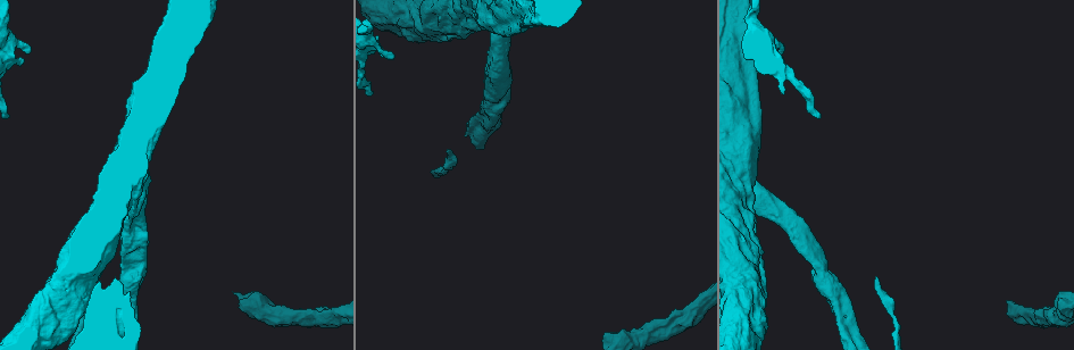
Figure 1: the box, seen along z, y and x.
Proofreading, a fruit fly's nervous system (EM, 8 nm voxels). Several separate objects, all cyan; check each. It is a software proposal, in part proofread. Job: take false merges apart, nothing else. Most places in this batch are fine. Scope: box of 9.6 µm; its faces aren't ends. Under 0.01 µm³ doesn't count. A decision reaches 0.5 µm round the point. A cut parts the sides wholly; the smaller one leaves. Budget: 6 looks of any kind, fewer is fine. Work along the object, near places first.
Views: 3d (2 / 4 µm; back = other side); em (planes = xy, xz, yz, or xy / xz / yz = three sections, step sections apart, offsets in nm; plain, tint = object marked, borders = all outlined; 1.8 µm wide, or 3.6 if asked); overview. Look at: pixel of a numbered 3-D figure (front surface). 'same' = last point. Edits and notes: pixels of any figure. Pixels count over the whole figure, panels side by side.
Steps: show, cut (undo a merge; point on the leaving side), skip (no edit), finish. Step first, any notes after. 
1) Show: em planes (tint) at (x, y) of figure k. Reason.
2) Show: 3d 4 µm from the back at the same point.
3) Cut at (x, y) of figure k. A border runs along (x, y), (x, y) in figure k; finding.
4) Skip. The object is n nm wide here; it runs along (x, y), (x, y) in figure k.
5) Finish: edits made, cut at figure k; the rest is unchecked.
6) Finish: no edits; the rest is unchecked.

Show: 3d 4 µm at (747, 92) of figure 1. Calibre changes.

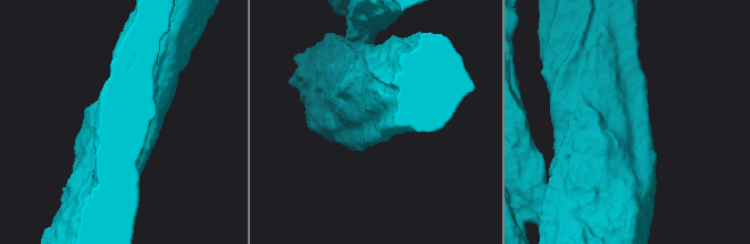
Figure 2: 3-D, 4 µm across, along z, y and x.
Show: em 3.6 µm xy step 16 (tint) at (373, 124) of figure 2. Shape alone is not enough.

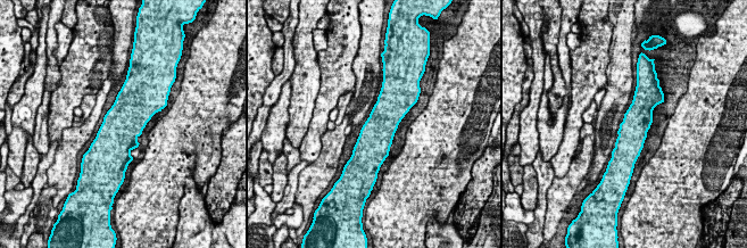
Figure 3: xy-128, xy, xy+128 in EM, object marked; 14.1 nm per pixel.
Show: em 3.6 µm planes (tint) at the same point.

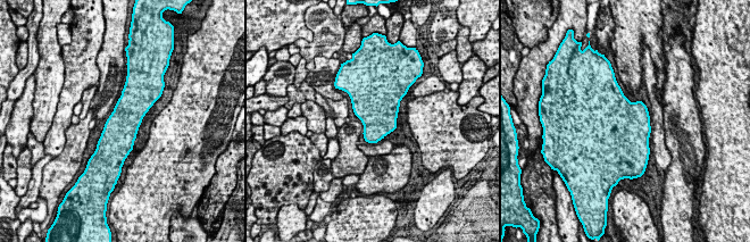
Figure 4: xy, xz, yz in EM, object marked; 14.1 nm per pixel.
Skip. Continuous, no second neuron.

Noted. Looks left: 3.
Show: em planes (tint) at (101, 245) of figure 1. Sudden change in width.

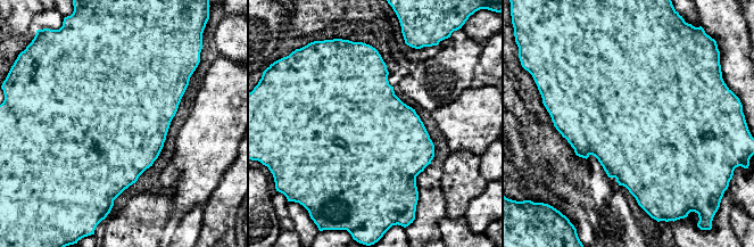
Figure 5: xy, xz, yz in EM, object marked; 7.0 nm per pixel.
Skip. Continuous, no second neuron.

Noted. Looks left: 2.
Show: em 3.6 µm planes (borders) at (132, 186) of figure 1. Calibre changes.

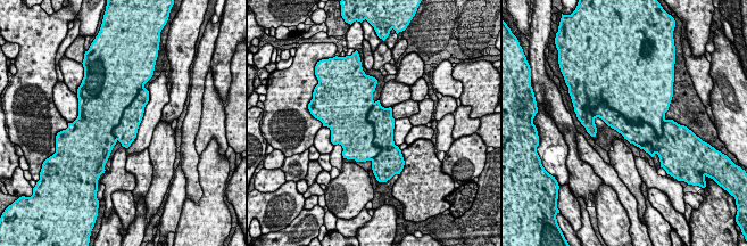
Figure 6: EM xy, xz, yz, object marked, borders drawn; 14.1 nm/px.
Cut at (638, 133) of figure 6. Two neurons meet here.

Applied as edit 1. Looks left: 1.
Finish: edits made, cut at figure 6; the rest is unchecked.

